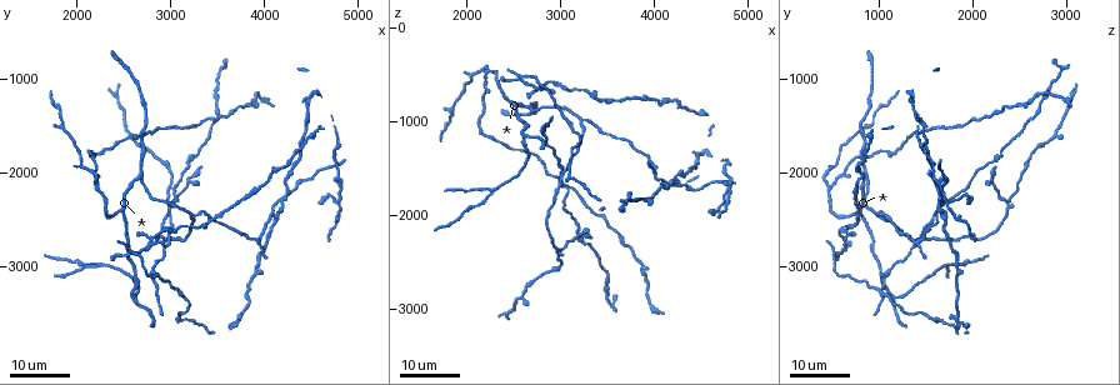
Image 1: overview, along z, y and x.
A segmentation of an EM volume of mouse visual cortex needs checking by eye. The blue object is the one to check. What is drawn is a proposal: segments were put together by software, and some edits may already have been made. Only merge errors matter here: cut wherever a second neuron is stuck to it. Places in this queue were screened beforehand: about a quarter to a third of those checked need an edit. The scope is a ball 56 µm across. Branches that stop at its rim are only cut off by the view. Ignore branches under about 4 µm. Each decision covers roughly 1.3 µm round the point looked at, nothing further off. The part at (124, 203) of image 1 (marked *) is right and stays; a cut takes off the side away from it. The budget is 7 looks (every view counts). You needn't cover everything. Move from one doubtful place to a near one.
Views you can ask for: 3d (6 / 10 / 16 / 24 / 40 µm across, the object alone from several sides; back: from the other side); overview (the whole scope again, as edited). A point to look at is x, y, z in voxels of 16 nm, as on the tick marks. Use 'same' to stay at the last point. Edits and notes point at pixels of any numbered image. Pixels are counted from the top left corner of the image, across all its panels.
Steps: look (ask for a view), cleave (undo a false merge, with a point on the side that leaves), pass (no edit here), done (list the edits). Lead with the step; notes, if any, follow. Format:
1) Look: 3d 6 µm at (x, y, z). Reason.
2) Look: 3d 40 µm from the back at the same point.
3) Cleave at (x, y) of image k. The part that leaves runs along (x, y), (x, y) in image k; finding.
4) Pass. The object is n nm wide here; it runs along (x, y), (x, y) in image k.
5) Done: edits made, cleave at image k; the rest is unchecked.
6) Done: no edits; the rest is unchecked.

Look: 3d 24 µm at (4200, 2300, 1650). Three-way junction.

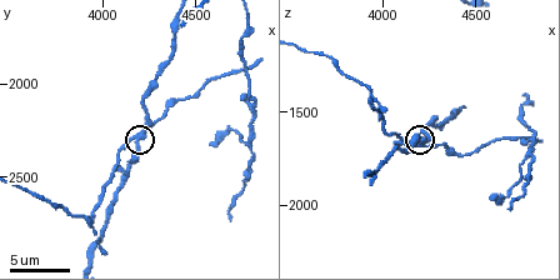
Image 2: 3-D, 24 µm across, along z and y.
Look: 3d 6 µm at the same point.

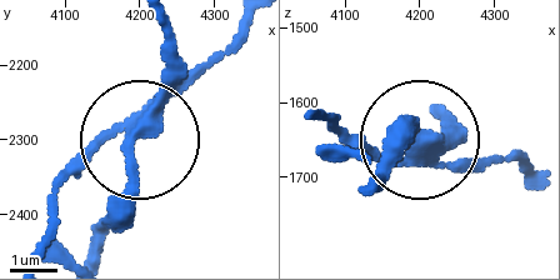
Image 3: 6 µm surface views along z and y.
Cleave at (186, 65) of image 3. The side arm is 30 µm long; the part that leaves runs along (141, 120), (125, 199), (93, 259) in image 3; a second neuron is stuck on.

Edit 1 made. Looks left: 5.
Look: 3d 24 µm at (3050, 2700, 1550). Arms part here.

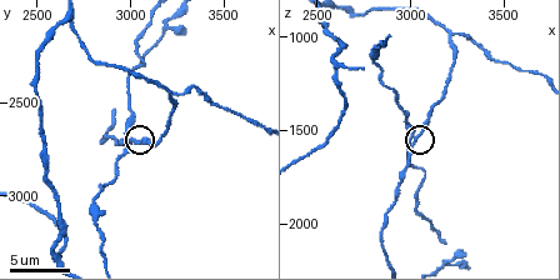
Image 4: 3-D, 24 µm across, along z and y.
Look: 3d 6 µm at (3040, 2720, 1520).

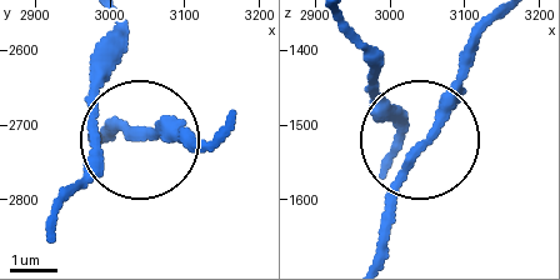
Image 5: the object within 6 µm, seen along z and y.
Pass. 3 arms meet here; it runs along (219, 125), (199, 136), (139, 133), (111, 33) in image 5; all the same neuron.

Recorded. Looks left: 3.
Look: 3d 24 µm at (2650, 2050, 850). Three-way junction.

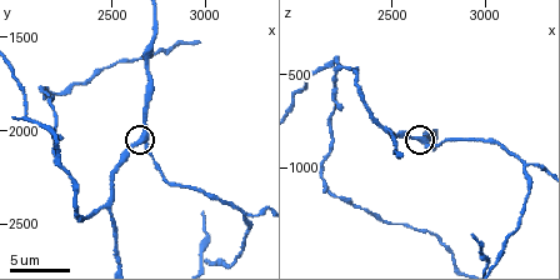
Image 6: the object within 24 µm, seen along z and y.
Look: 3d 10 µm at (2680, 2060, 880).

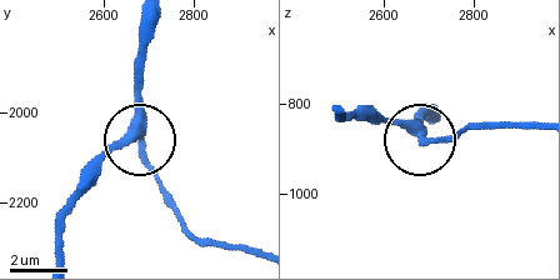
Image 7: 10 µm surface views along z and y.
Pass. The side arm is 25 µm long; 3 arms meet here; continuous, no second neuron.

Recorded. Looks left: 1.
Look: 3d 16 µm at (3940, 2680, 1480). Thin neck.

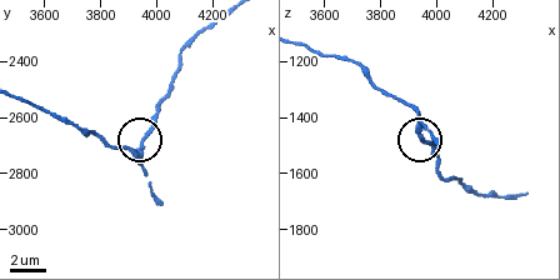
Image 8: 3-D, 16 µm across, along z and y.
Pass. It runs along (300, 43), (354, 61), (408, 104), (438, 160) in image 8; continuous, no second neuron.

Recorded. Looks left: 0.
Done: edits made, cleave at image 3; the rest is unchecked.

